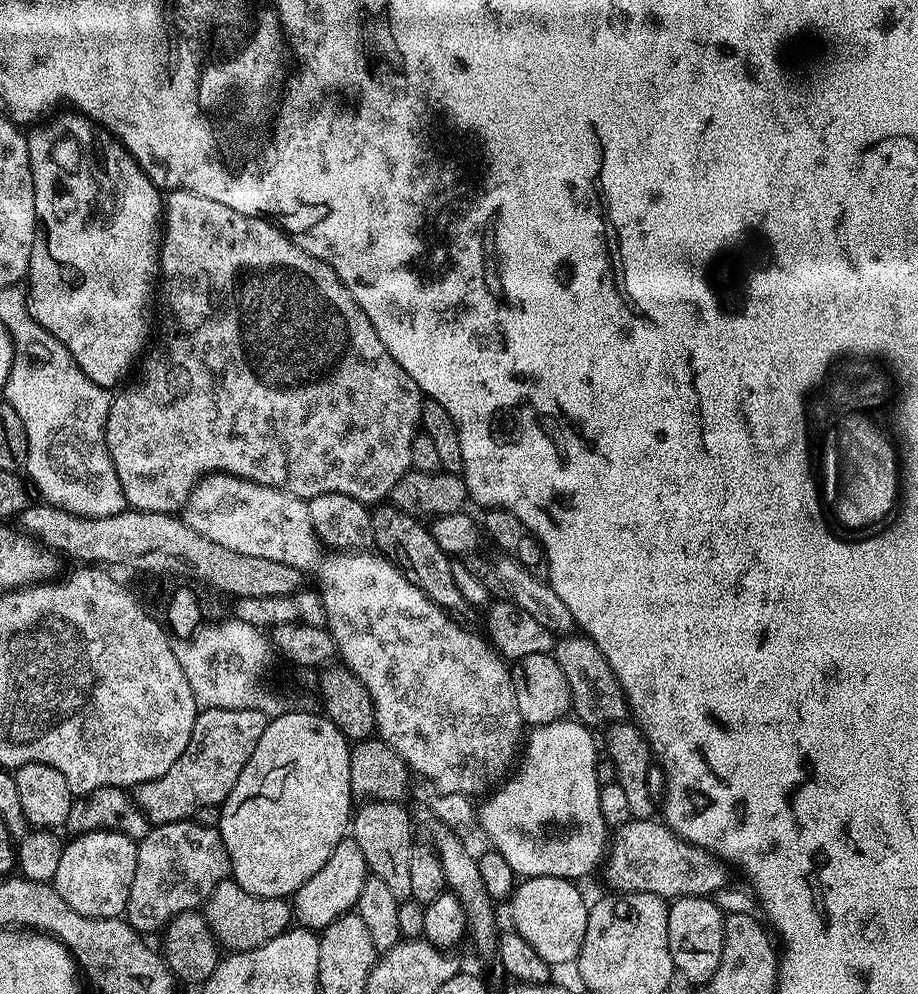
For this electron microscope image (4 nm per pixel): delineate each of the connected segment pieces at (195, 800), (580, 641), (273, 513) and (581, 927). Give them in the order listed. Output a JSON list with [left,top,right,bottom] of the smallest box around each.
[[134,708,269,825],[554,634,629,730],[182,473,526,798],[510,876,589,966]]

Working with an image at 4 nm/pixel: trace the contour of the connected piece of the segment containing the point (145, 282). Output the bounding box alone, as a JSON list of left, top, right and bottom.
[26,116,165,390]

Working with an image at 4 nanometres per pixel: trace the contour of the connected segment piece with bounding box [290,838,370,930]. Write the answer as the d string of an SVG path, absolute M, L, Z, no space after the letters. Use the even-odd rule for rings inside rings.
M351 838L338 842L338 846L334 846L334 854L326 858L326 866L322 866L322 870L318 870L314 878L306 878L306 882L302 882L296 895L291 897L295 923L301 928L313 930L323 930L330 926L330 922L355 909L369 875L366 854L362 854L358 842Z

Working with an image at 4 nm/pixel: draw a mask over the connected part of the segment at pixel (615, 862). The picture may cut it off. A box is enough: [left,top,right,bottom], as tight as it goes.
[606,819,729,898]

